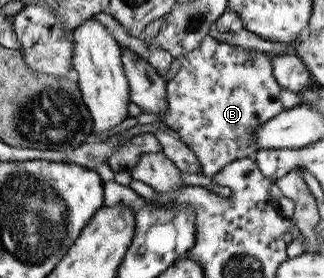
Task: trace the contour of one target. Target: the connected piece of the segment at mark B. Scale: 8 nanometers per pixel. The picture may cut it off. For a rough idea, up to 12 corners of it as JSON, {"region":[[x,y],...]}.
{"region":[[209,33],[162,121],[213,176],[285,110],[271,57]]}

